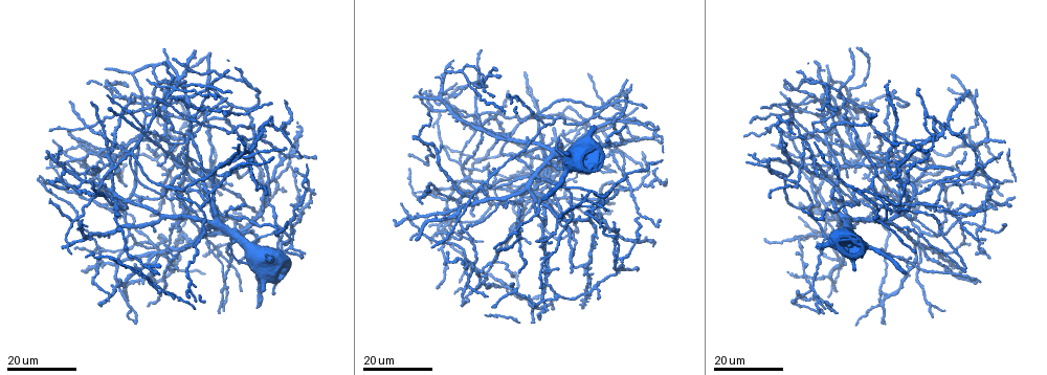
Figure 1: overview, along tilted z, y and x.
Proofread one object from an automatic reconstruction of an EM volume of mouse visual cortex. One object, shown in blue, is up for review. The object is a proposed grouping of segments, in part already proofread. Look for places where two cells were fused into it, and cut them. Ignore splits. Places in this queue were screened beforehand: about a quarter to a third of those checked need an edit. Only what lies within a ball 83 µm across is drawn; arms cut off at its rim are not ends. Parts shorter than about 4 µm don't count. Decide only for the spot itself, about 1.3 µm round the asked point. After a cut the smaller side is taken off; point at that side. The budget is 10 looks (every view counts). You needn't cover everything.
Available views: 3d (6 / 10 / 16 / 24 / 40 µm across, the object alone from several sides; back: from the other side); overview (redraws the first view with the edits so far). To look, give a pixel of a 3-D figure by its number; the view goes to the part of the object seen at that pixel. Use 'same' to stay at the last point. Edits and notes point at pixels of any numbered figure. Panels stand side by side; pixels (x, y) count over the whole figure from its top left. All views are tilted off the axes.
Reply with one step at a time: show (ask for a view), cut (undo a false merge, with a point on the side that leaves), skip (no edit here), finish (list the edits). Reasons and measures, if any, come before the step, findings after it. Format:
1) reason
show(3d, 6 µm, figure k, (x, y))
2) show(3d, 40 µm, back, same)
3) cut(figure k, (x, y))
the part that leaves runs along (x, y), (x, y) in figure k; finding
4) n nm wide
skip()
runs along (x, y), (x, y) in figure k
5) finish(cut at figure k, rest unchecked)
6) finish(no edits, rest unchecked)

a fork
show(3d, 24 µm, figure 1, (502, 286))

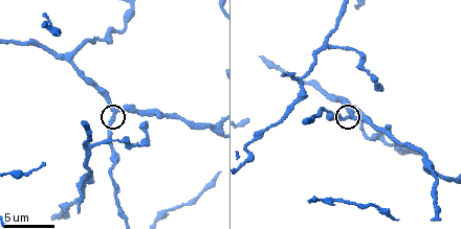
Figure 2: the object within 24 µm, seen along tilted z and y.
show(3d, 6 µm, figure 2, (351, 114))

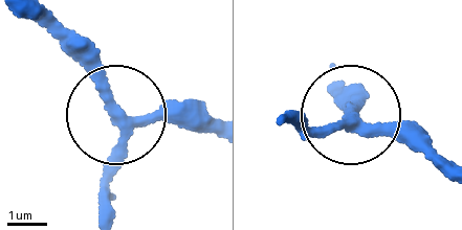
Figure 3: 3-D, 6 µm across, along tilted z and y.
show(3d, 6 µm, back, figure 3, (355, 123))

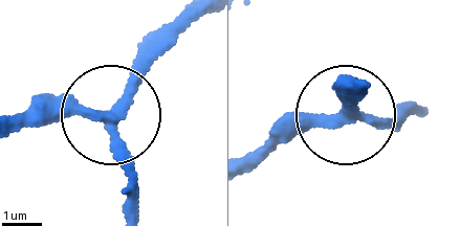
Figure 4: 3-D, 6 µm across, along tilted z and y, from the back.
skip()
runs along (420, 111), (387, 126), (301, 113), (248, 151) in figure 4; one cell here

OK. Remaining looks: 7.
abrupt turn
show(3d, 24 µm, figure 1, (439, 234))

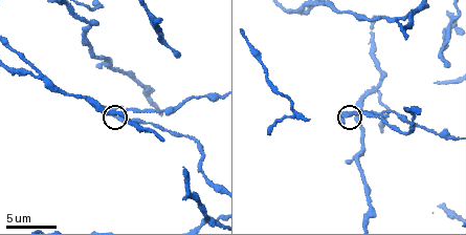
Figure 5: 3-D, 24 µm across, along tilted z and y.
show(3d, 10 µm, figure 5, (349, 114))

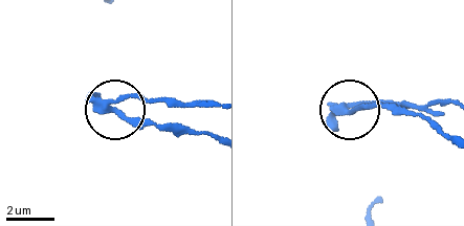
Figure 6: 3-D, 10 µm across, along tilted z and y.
cut(figure 6, (134, 93))
the part that leaves runs along (103, 100), (159, 96), (197, 107), (212, 104) in figure 6; a second cell is stuck on

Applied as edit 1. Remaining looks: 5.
show(overview)

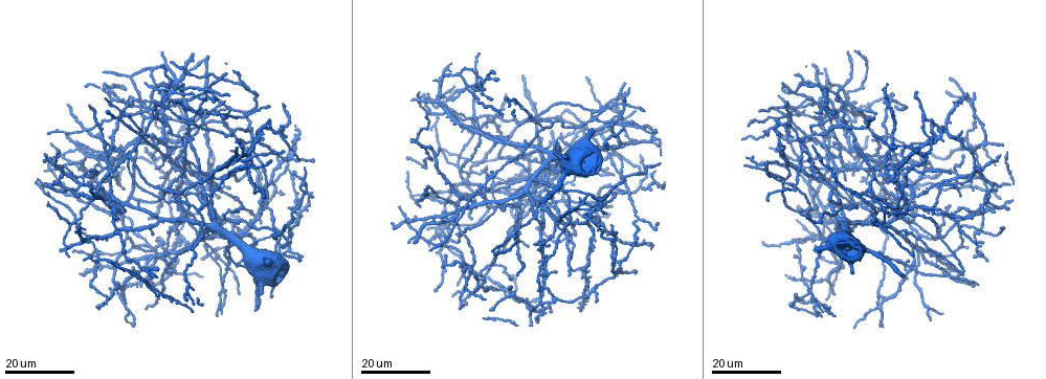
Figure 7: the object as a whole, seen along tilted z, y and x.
three-way junction
show(3d, 16 µm, figure 7, (442, 190))

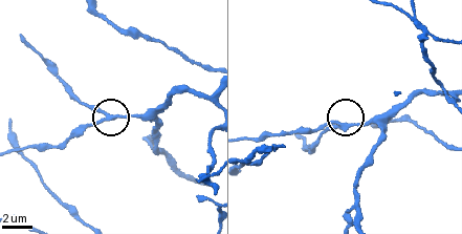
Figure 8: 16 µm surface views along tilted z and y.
closer look
show(3d, 10 µm, figure 8, (107, 114))

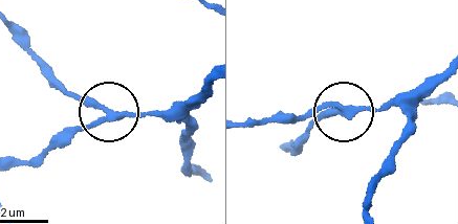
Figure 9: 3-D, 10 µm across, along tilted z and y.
show(3d, 6 µm, figure 9, (109, 115))

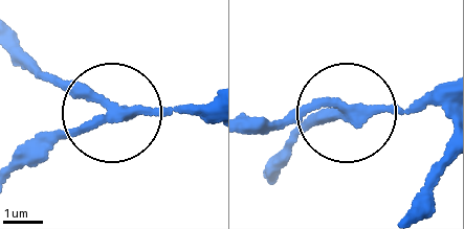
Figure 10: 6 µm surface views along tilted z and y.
skip()
runs along (204, 102), (17, 147) in figure 10; one cell here

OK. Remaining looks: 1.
finish(cut at figure 6, rest unchecked)

